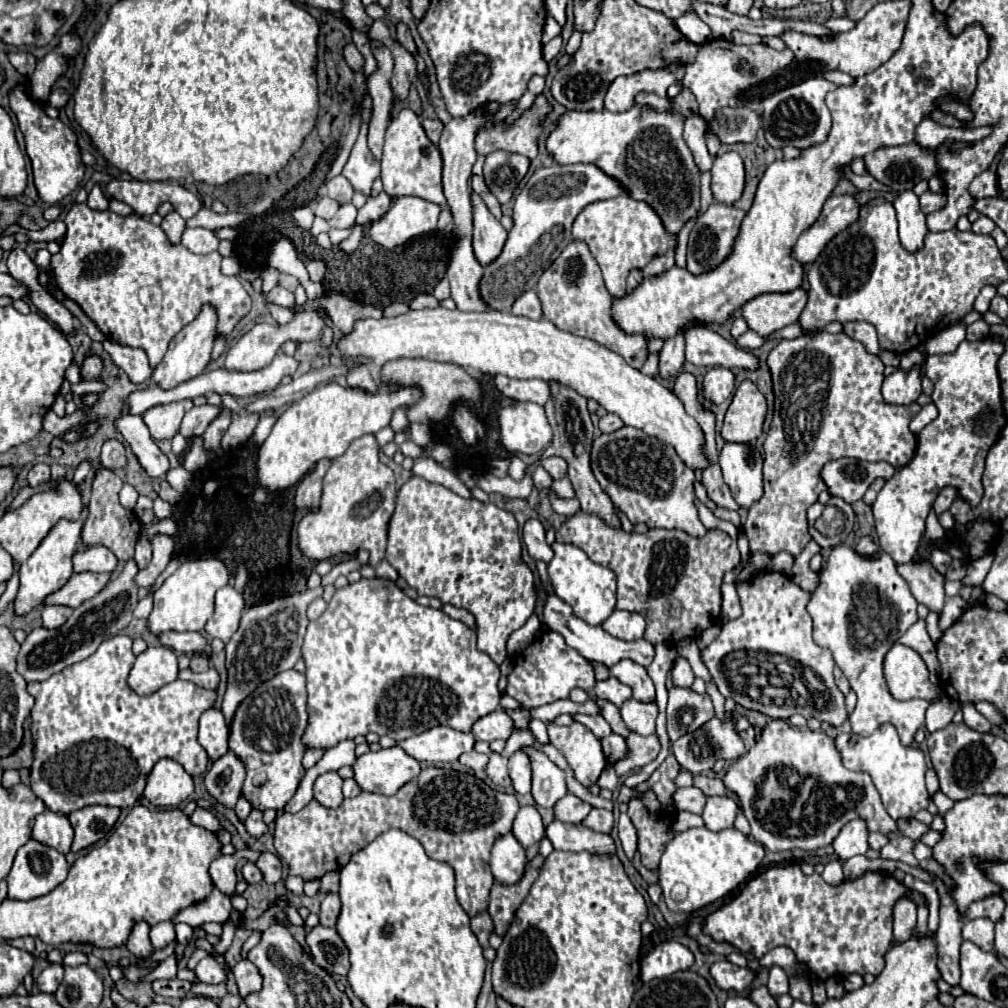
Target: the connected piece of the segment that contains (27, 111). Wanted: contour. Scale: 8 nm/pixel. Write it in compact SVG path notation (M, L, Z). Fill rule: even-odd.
M17 86L15 90L11 90L9 100L11 100L11 110L15 112L19 122L19 130L23 132L25 138L27 156L31 158L33 164L33 178L35 178L35 188L39 192L39 198L45 204L53 206L61 202L67 194L71 194L85 174L85 166L81 162L79 148L77 148L77 136L61 120L53 120L45 116L43 106L39 102L31 102L27 94L27 86Z

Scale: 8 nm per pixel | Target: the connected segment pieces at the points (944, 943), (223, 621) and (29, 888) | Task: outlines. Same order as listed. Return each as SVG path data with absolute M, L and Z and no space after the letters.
M930 873L939 898L941 898L941 922L939 922L939 930L937 930L937 944L939 944L939 960L937 960L937 968L941 972L941 978L947 984L959 984L961 980L961 972L959 972L959 946L963 942L961 938L961 926L963 920L959 916L959 912L955 910L955 904L951 902L949 894L947 894L947 886Z
M233 586L221 588L215 594L215 614L205 626L207 636L229 642L231 634L239 626L239 618L241 618L243 608L245 608L245 602L243 602L241 592L237 592Z
M29 840L25 846L19 848L13 868L7 876L7 884L9 884L7 896L13 900L33 900L33 898L45 896L67 878L67 872L69 872L69 866L65 862L63 854L59 854L55 848L45 846L37 840Z

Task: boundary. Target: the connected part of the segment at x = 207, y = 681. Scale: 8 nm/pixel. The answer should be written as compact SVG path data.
M186 668L179 671L178 678L181 680L189 680L189 682L193 682L197 686L211 688L211 690L215 690L217 684L219 684L219 674L213 668L209 668L207 672L199 672L199 674L197 672L191 672L189 668Z

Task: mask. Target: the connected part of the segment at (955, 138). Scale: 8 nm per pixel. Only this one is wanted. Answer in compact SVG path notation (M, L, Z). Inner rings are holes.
M923 120L917 128L915 142L923 148L937 148L945 142L979 142L991 134L993 126L981 126L981 128L949 128L941 126L931 120Z

